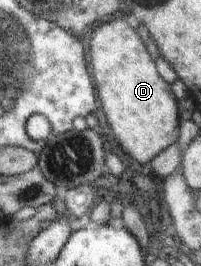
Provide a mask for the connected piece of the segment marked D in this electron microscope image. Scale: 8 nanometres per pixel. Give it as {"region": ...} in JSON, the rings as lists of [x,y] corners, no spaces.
{"region":[[[126,17],[109,20],[93,30],[92,38],[90,38],[90,60],[92,60],[96,88],[99,88],[100,104],[112,128],[112,134],[125,154],[147,168],[149,161],[168,148],[178,138],[178,132],[180,132],[178,108],[176,108],[177,98],[174,98],[172,88],[158,76],[148,50],[144,48],[138,34],[128,26]]]}

